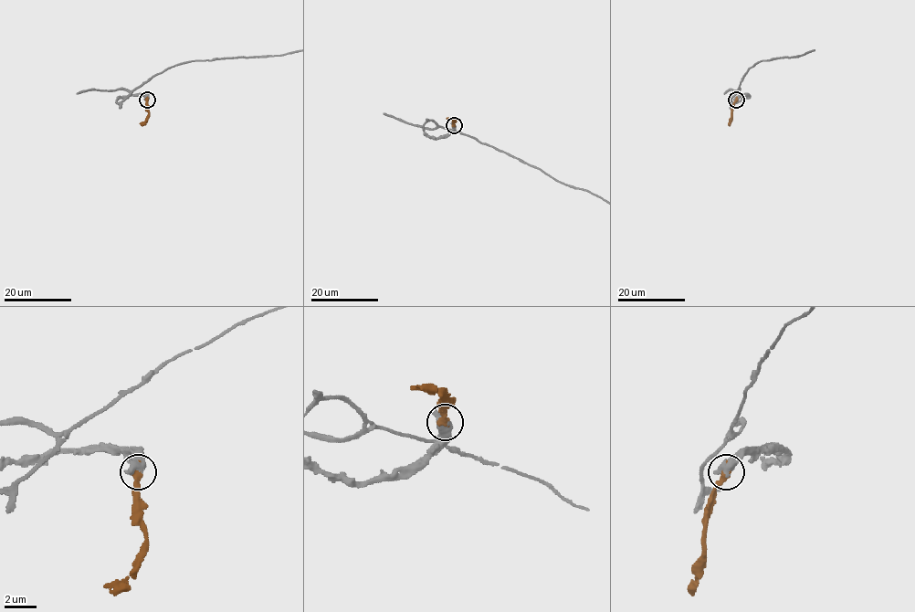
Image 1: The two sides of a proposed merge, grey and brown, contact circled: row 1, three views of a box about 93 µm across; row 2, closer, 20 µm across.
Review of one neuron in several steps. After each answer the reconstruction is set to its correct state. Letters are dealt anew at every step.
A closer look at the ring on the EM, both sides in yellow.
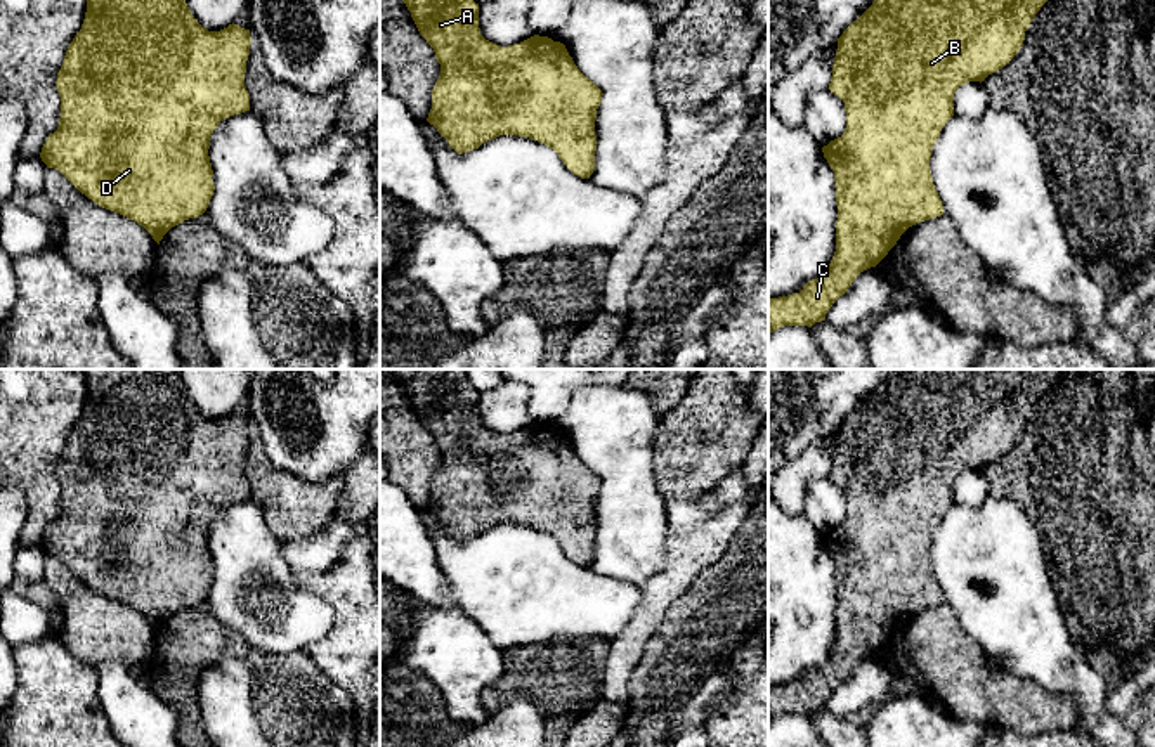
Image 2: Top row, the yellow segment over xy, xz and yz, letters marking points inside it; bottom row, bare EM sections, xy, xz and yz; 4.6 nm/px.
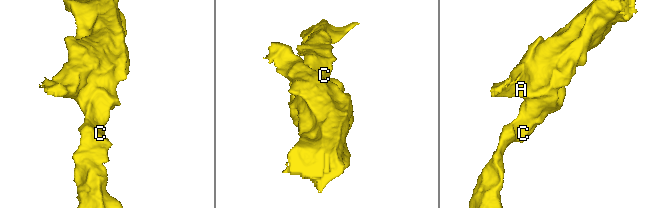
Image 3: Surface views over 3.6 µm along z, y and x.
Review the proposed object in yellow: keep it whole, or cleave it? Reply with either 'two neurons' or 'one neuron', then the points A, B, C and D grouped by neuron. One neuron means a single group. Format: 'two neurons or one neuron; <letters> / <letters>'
one neuron; A B C D

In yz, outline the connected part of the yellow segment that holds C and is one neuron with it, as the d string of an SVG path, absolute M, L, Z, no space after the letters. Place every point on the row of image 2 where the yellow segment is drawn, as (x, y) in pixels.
M874 0L872 5L853 21L838 38L838 50L832 64L829 90L845 102L846 128L845 133L822 147L824 158L834 172L836 182L836 251L829 269L820 279L808 281L799 293L768 300L768 335L784 326L808 326L825 321L825 314L832 303L843 296L857 276L871 267L876 267L888 251L897 244L900 236L912 225L943 215L942 199L935 189L930 159L935 142L940 137L945 123L954 116L954 94L959 87L969 81L983 81L989 75L1002 69L1018 54L1023 45L1025 31L1032 19L1047 0Z

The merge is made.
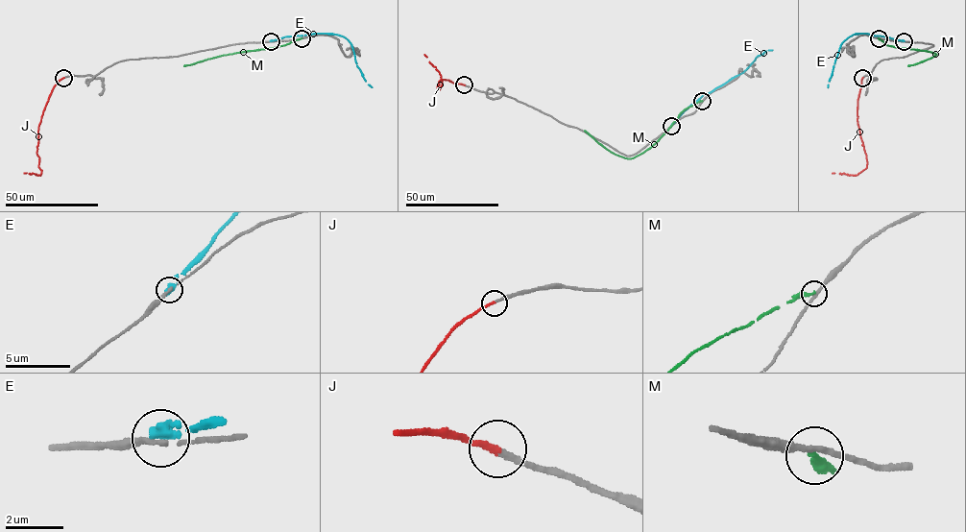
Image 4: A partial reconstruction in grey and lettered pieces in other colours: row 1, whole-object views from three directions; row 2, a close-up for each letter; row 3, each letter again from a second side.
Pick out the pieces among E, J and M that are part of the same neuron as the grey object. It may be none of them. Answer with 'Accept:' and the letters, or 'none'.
Accept: J

